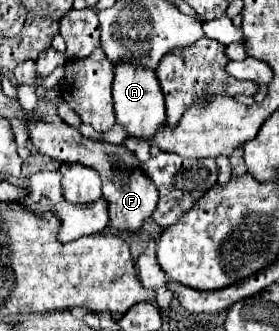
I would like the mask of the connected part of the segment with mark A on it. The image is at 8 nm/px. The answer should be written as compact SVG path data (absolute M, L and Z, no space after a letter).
M119 62L115 66L113 104L115 104L117 124L121 124L127 130L127 138L151 140L155 136L155 132L165 124L163 92L161 92L161 86L159 86L157 76L155 76L153 70Z

